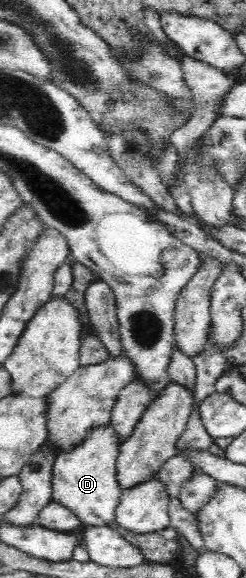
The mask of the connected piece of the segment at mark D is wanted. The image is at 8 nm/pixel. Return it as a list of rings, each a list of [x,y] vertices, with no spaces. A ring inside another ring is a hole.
[[[109,423],[97,426],[80,443],[61,451],[53,466],[52,499],[79,517],[80,524],[108,525],[116,517],[122,492],[117,482],[117,456],[121,441]]]

